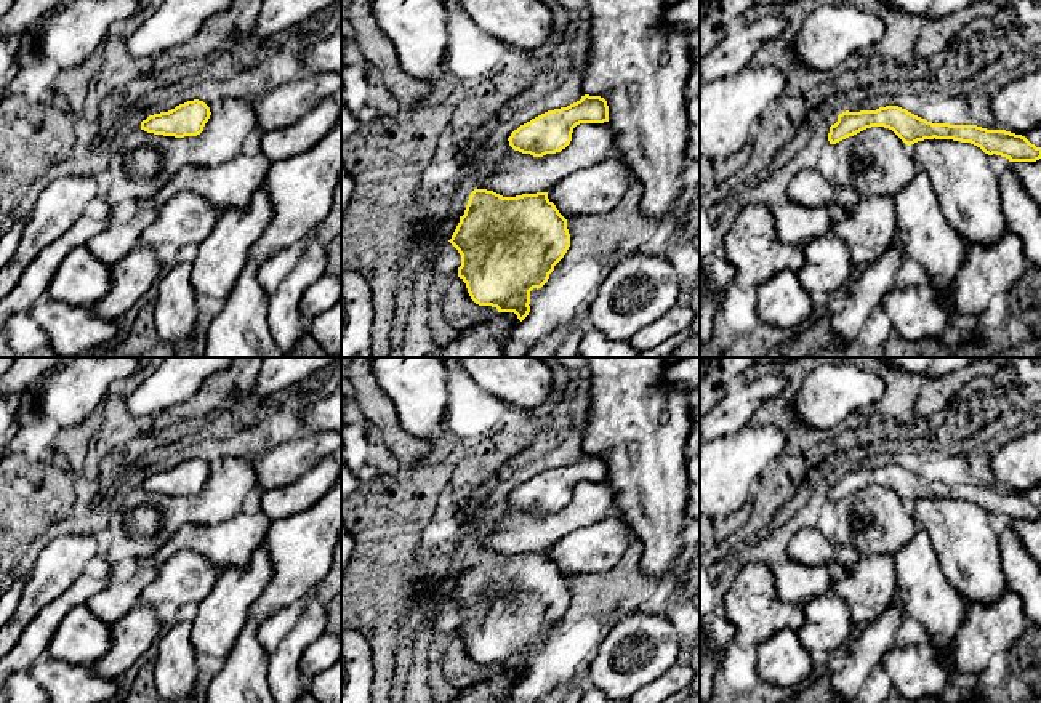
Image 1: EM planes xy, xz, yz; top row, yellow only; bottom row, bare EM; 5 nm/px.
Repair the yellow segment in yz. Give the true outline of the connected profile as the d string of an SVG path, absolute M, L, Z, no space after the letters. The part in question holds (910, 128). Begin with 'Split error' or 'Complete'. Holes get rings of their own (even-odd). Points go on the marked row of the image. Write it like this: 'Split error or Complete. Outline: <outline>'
Complete. Outline: M886 106L876 110L842 112L830 127L828 141L836 144L871 127L892 130L905 144L911 146L924 139L953 139L971 143L988 155L1001 155L1009 162L1036 162L1041 147L1025 136L1006 130L987 130L977 125L932 123L898 106Z

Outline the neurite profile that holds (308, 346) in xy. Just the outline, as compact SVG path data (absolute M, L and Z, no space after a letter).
M306 330L306 333L298 341L298 344L290 352L287 352L285 356L287 357L332 357L312 338L309 330Z

